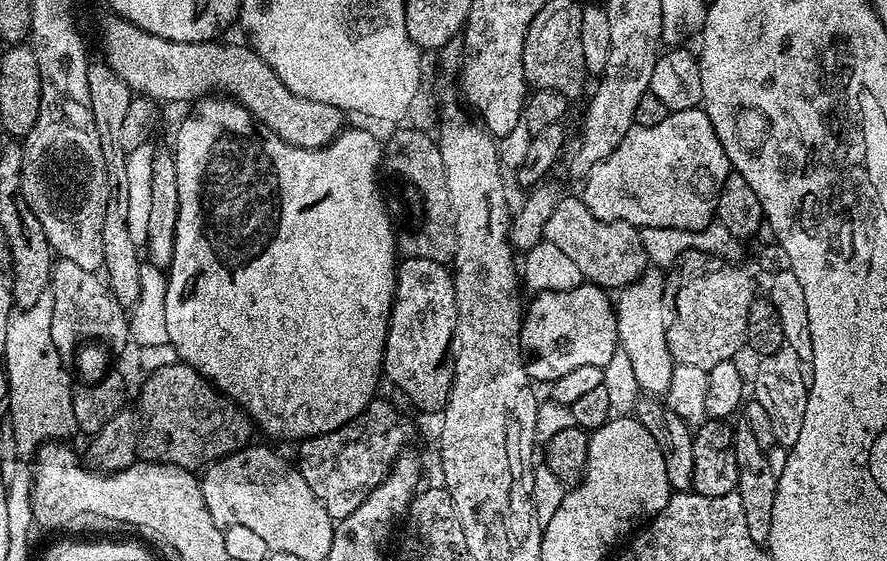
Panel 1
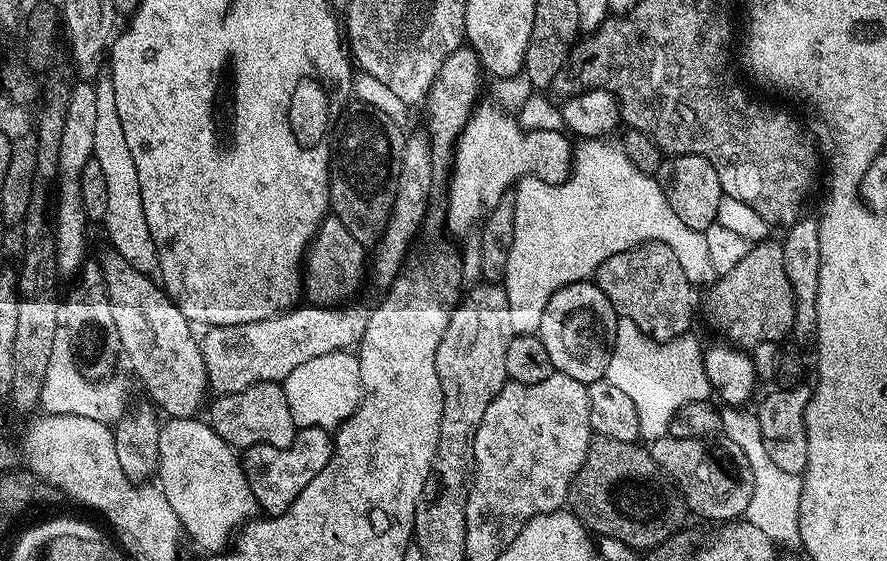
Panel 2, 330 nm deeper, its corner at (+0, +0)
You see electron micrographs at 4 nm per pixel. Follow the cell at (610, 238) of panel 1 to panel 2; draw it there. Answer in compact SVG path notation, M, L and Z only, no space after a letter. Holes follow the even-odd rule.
M640 244L614 258L606 258L594 282L616 307L617 317L634 322L652 340L677 340L685 335L696 312L694 285L682 274L674 250L665 244Z

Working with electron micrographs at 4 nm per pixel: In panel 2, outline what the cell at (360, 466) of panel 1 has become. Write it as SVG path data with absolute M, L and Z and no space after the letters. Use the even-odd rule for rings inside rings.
M301 428L289 448L259 444L243 449L242 467L257 505L261 509L265 508L268 516L285 512L294 502L294 498L298 498L298 494L306 490L310 478L322 474L332 457L332 442L333 437L327 428Z

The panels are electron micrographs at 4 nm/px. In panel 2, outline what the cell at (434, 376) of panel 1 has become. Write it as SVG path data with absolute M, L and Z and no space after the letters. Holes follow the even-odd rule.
M336 216L324 217L314 234L302 265L302 292L312 306L340 306L364 280L364 244L361 237L350 234Z

